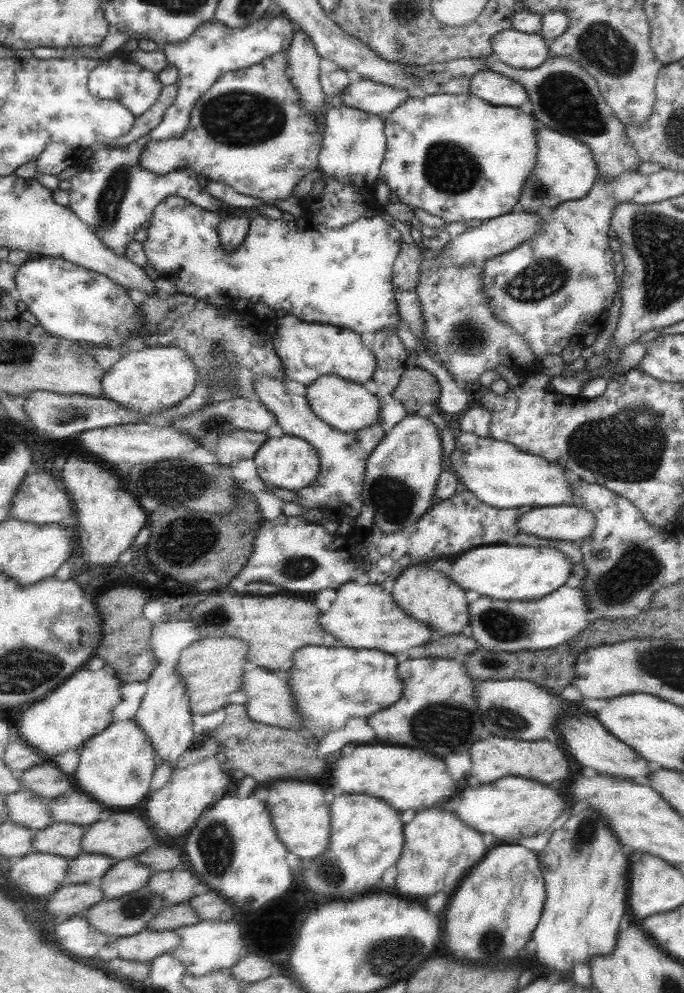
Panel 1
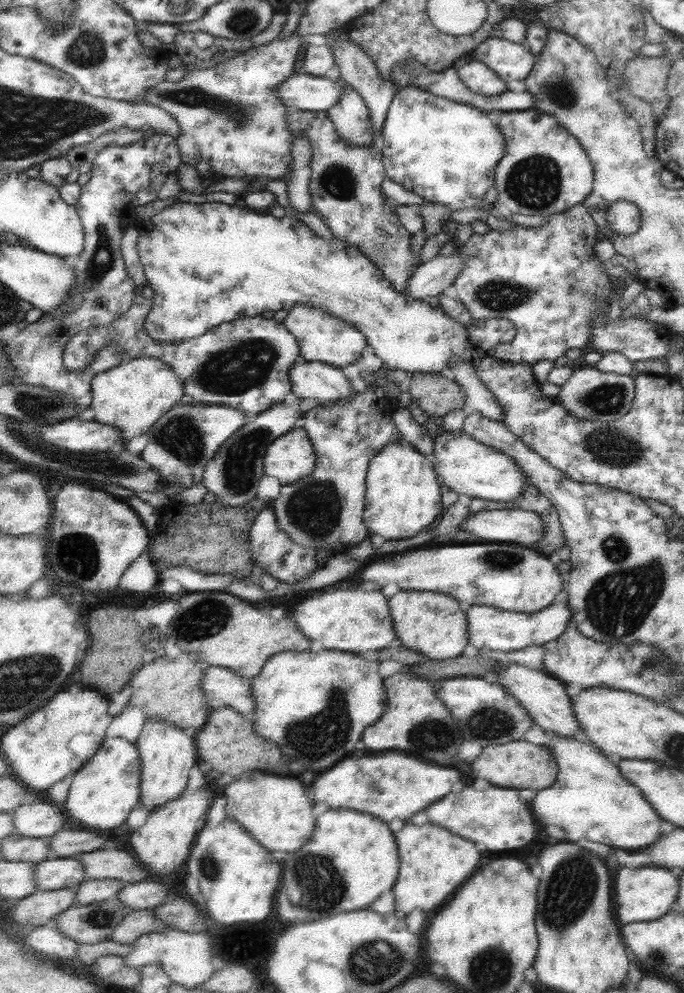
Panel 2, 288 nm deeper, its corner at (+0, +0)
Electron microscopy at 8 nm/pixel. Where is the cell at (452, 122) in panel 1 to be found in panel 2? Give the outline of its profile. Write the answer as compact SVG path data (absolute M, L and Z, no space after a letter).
M401 88L393 96L385 124L381 128L381 136L377 142L377 152L383 160L385 176L401 184L405 190L421 196L425 202L439 202L447 208L463 210L463 208L491 208L497 206L497 192L493 186L493 172L497 162L505 152L505 140L497 130L491 114L481 112L473 106L451 102L439 98L421 88Z

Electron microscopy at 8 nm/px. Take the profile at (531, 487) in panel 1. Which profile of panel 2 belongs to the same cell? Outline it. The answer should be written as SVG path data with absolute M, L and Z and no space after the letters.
M441 432L433 440L433 454L429 456L433 462L433 470L443 488L453 490L455 494L465 494L471 500L487 500L487 502L509 502L519 498L525 490L525 476L519 466L503 452L497 452L463 432Z

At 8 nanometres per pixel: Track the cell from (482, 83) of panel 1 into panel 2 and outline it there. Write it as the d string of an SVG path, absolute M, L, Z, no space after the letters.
M467 62L461 68L457 68L459 80L475 94L479 96L497 96L505 92L505 82L487 66L479 62Z

